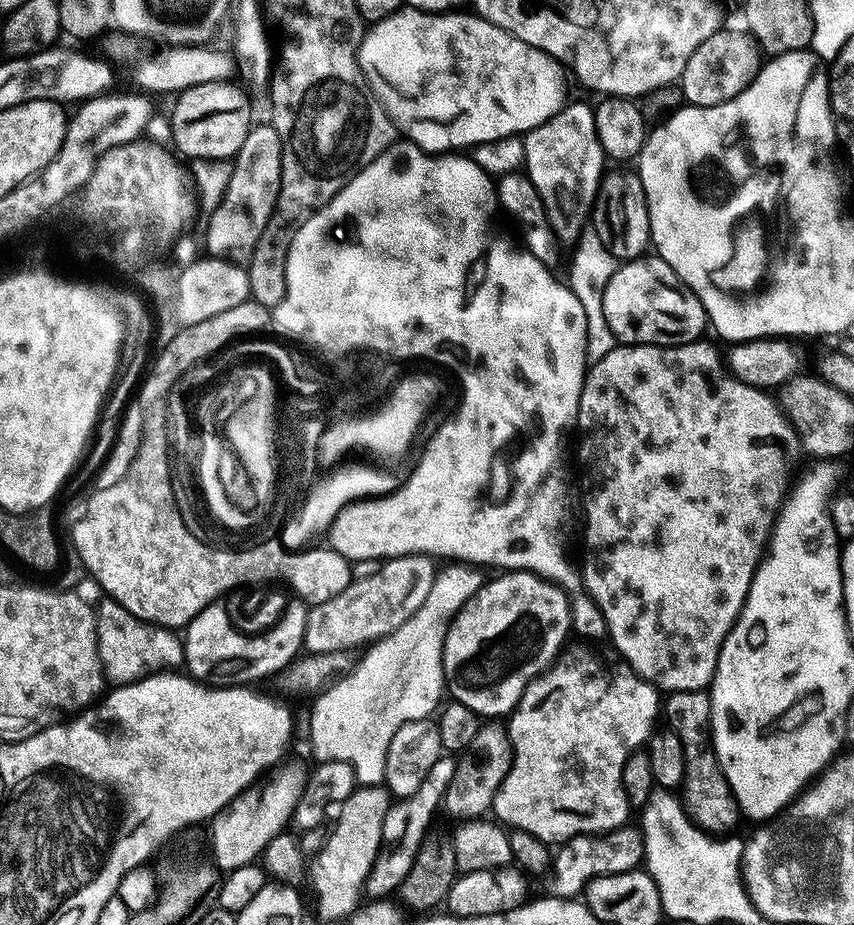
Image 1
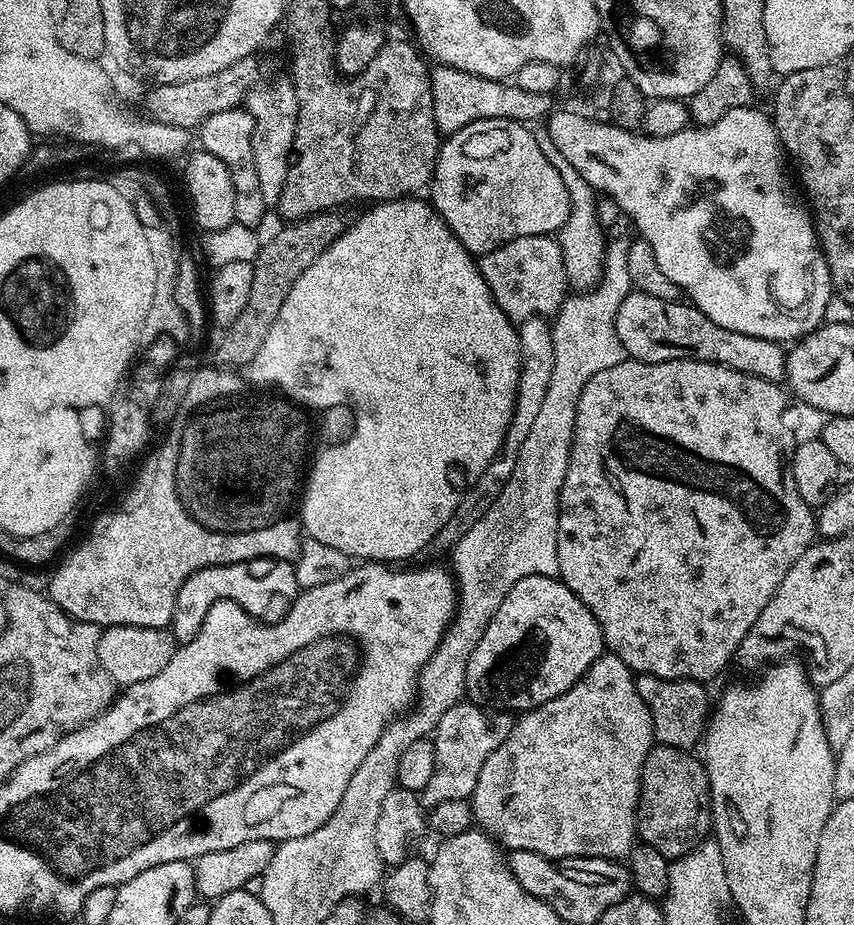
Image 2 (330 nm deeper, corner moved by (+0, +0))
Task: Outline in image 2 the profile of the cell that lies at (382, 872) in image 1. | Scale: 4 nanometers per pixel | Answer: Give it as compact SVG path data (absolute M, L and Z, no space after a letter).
M461 702L450 706L446 714L436 724L431 737L434 746L434 772L430 774L430 782L426 782L422 793L425 809L438 806L438 802L454 802L468 800L474 786L478 786L478 774L482 774L482 766L486 766L486 758L510 738L510 730L514 716L508 710L489 710L471 702Z

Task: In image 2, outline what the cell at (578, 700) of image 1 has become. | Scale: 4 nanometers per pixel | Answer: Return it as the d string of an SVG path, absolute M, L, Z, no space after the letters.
M601 654L586 670L586 674L570 690L558 694L558 698L550 698L537 708L530 708L513 723L510 738L486 758L486 766L482 766L482 774L478 774L478 786L474 786L470 803L475 823L489 836L495 838L505 849L517 852L530 850L534 854L542 854L550 860L568 862L573 858L599 858L601 860L620 860L627 857L632 845L637 843L636 803L640 797L640 771L646 762L646 754L654 747L652 719L646 702L636 689L636 676L631 668L622 662L622 658L611 654Z

